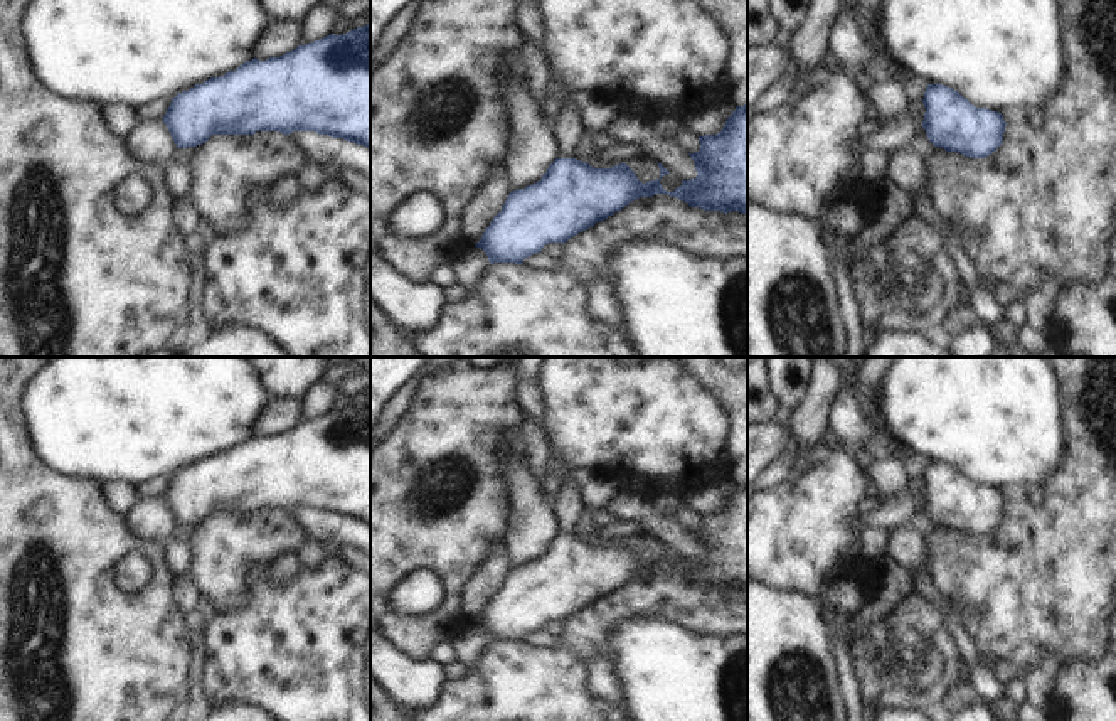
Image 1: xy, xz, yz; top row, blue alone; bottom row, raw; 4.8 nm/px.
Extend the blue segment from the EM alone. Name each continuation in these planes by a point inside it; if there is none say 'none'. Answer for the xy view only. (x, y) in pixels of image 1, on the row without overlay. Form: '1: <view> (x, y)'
none.

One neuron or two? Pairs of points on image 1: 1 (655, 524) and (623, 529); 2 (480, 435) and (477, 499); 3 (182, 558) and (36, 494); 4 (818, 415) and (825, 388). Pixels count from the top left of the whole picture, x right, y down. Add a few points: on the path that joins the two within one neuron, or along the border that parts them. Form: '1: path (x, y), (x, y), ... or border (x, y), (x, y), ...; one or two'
1: border (618, 519), (637, 523), (643, 529); two
2: path (478, 450), (477, 484); one
3: border (162, 550), (167, 570), (172, 575); two
4: path (818, 408), (822, 395); one

